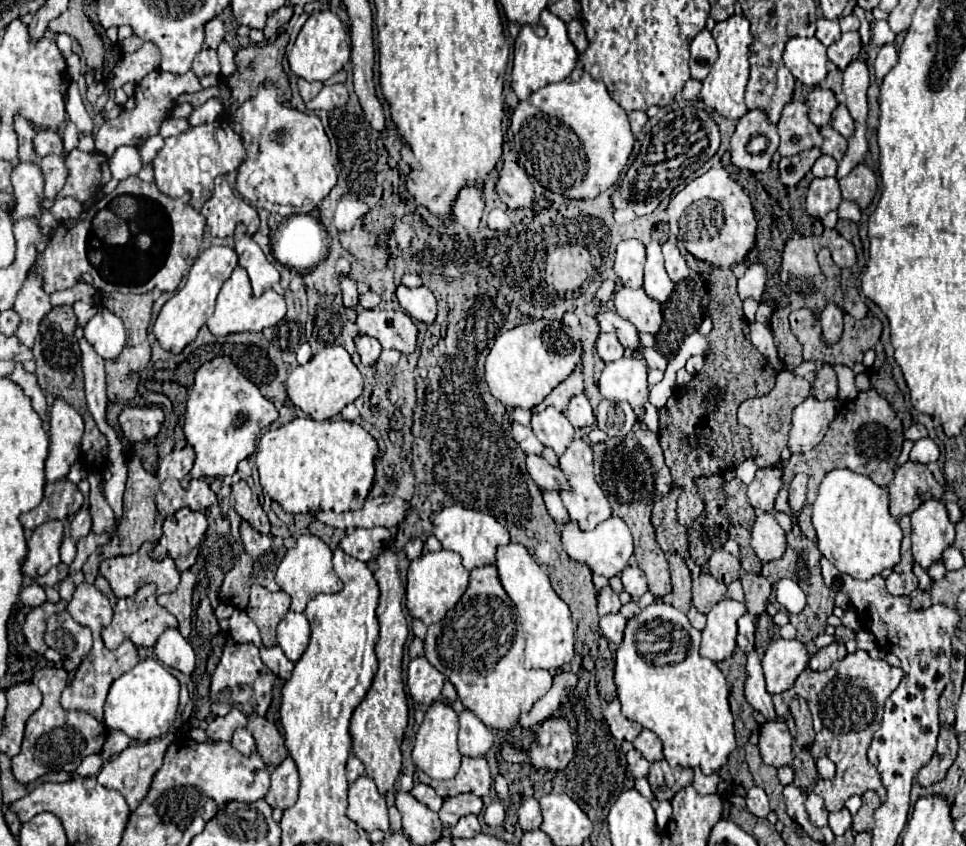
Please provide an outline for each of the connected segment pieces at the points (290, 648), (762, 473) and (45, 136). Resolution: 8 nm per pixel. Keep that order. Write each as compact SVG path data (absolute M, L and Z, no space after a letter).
M289 610L277 626L277 642L291 662L297 662L309 644L309 622L303 612Z
M779 468L757 470L755 480L747 486L747 500L757 512L773 512L775 496L781 488Z
M41 128L41 130L37 130L37 134L33 138L33 148L39 158L43 158L47 154L63 154L63 140L59 138L59 134L55 130Z

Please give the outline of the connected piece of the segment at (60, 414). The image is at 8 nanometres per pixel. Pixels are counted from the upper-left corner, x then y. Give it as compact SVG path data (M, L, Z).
M55 398L51 412L51 446L45 462L47 482L57 482L67 476L69 468L79 456L79 444L83 436L83 420L71 404L63 398Z

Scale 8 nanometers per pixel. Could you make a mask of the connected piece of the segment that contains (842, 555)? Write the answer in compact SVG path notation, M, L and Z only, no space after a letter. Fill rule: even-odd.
M831 470L813 502L813 526L817 530L819 552L833 562L833 566L857 580L869 580L885 568L899 562L901 528L889 514L889 494L871 478L851 470Z

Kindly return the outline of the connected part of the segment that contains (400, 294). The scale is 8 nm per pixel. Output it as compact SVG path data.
M403 284L397 286L397 300L403 306L403 310L417 320L423 320L431 324L435 320L435 310L437 310L437 300L433 292L427 286L417 286L417 288L407 288Z

